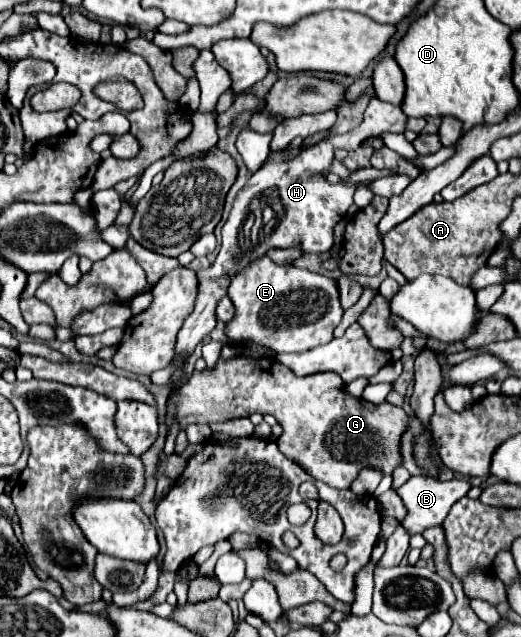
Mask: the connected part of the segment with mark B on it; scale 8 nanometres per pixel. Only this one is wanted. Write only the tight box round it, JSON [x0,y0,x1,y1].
[396,477,470,535]

